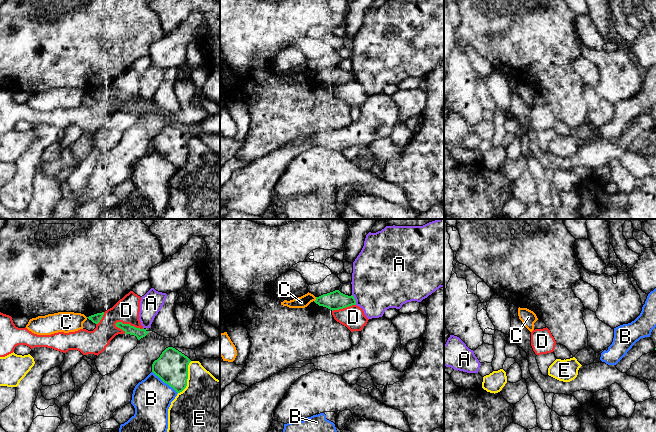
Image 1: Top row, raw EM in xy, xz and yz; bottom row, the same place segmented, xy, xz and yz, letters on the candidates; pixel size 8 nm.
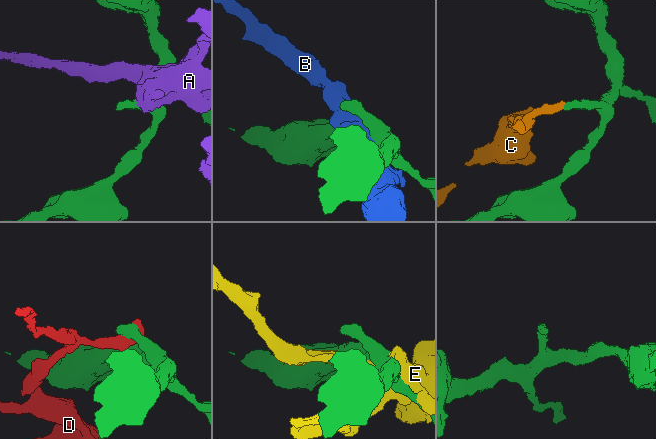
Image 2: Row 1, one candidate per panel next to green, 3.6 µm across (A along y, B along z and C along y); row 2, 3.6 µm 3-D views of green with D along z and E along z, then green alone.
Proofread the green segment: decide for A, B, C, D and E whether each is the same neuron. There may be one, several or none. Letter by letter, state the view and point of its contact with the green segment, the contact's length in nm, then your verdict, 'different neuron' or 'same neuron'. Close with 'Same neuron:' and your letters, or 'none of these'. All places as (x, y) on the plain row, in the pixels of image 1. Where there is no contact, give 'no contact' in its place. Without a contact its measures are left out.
A: meets green in xz at (354, 75); contact 90 nm long; different neuron
B: meets green in xy at (165, 158); contact 280 nm long; different neuron
C: meets green in xz at (316, 75); contact 40 nm long; different neuron
D: meets green in xy at (129, 100); contact 240 nm long; different neuron
E: meets green in xy at (187, 154); contact 280 nm long; different neuron
Same neuron: none of these

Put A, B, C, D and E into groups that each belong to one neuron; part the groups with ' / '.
A / B / C / D / E

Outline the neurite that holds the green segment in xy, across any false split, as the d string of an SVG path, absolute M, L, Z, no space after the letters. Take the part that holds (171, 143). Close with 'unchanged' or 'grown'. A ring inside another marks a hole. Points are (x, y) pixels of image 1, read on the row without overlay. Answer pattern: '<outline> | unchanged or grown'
M173 123L166 124L152 140L152 148L177 169L187 162L191 136Z | unchanged

